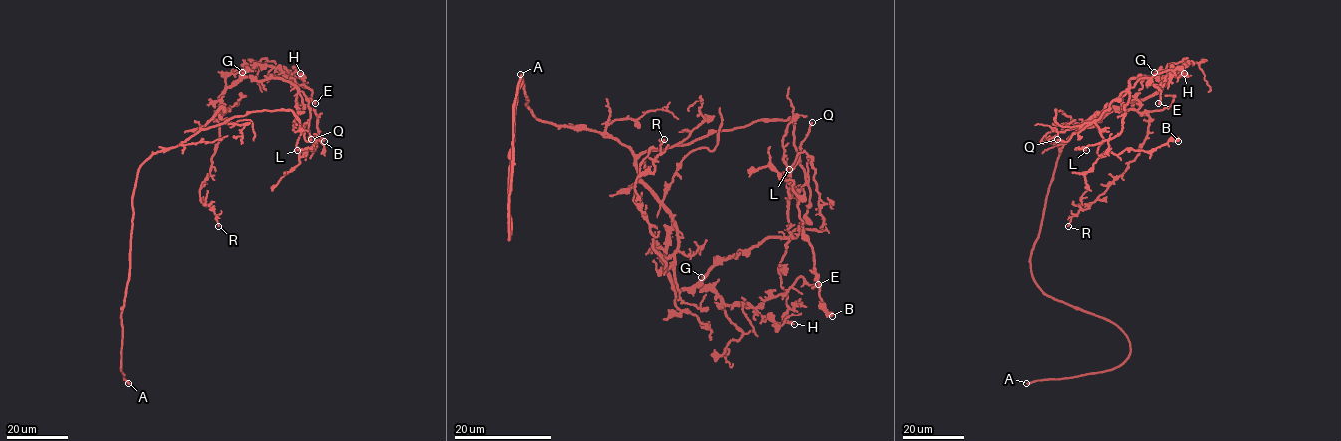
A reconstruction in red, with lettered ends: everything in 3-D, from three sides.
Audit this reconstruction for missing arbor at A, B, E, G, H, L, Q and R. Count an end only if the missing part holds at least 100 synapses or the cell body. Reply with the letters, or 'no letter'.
A

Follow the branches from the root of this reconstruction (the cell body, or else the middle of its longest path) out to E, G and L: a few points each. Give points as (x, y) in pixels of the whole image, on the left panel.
E: (150, 157), (194, 135), (223, 108), (223, 93), (255, 64), (279, 67), (310, 89), (315, 103)
G: (150, 157), (176, 147), (194, 135), (223, 108), (219, 98), (243, 75), (242, 72)
L: (150, 157), (194, 135), (243, 77), (289, 81), (314, 112), (316, 141), (297, 150)

